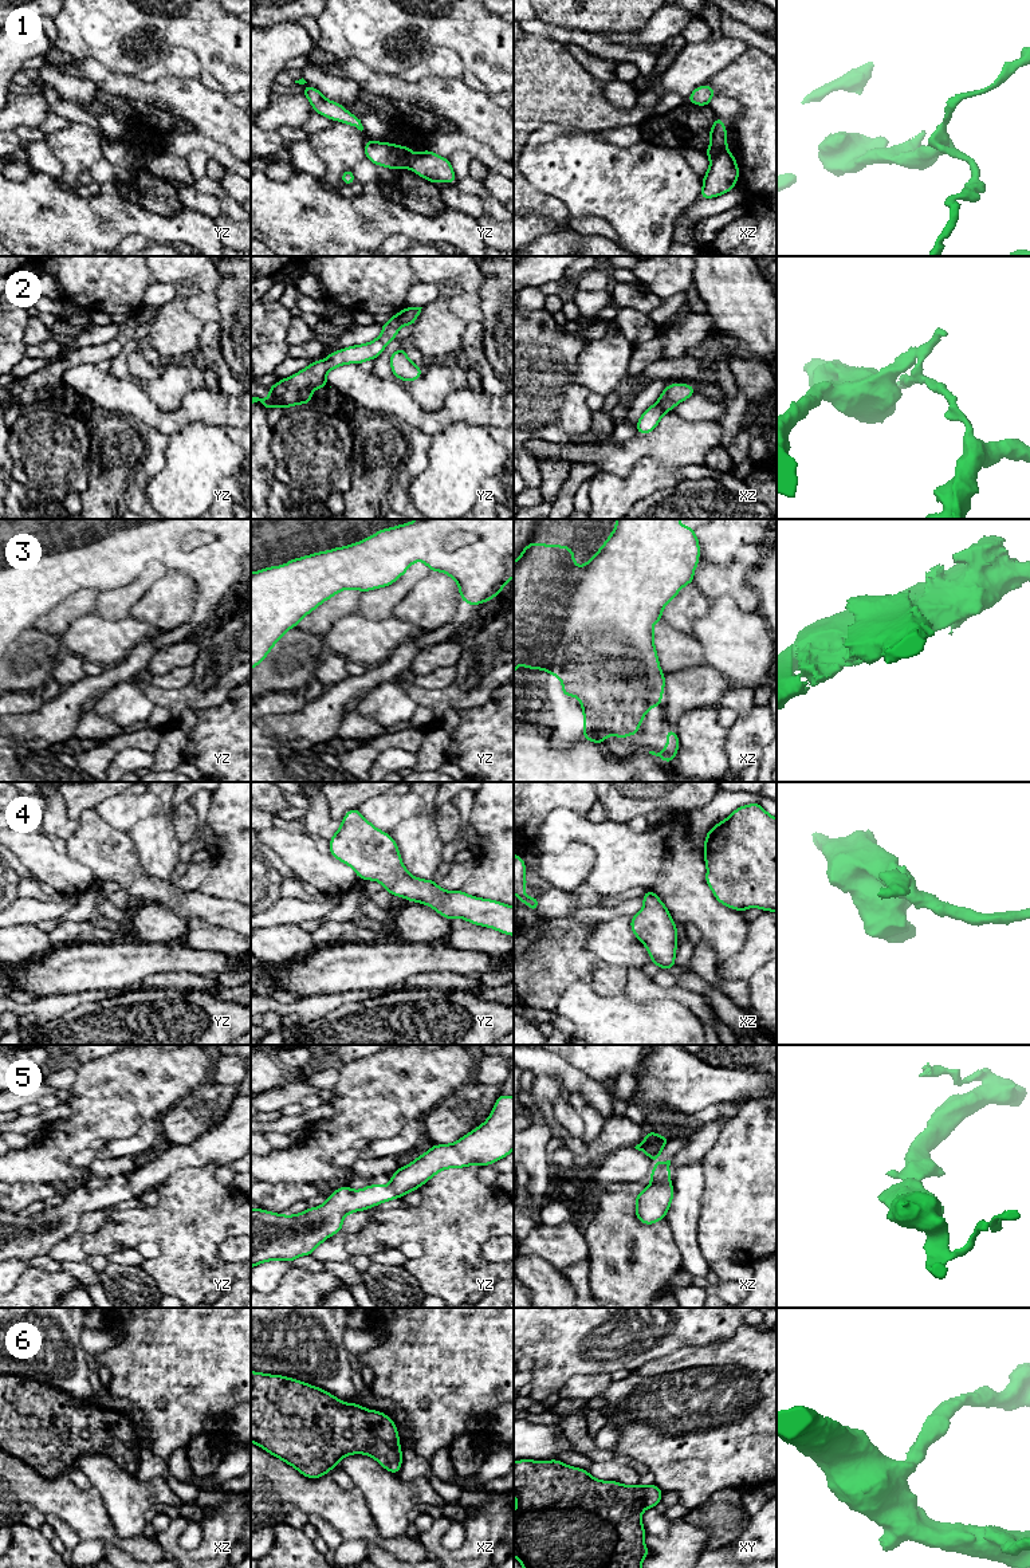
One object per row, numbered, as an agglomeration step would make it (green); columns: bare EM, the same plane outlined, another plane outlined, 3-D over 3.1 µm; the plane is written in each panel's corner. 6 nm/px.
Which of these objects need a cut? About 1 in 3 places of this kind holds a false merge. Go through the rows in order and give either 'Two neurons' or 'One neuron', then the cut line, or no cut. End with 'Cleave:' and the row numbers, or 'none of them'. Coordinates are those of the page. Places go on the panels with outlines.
1: Two neurons. Split along xz (727, 149), (711, 158)
2: Two neurons. Split along yz (398, 313), (403, 325)
3: One neuron. No split
4: One neuron. No split
5: One neuron. No split
6: One neuron. No split
Cleave: 1, 2

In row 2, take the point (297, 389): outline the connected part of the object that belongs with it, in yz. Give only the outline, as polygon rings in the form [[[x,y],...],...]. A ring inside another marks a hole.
[[[400,313],[381,325],[382,334],[369,343],[349,346],[338,351],[333,351],[322,361],[314,361],[303,370],[288,378],[282,378],[278,384],[268,386],[270,397],[259,398],[251,396],[251,405],[260,401],[267,410],[280,405],[288,406],[311,404],[312,390],[330,386],[326,376],[330,370],[346,365],[359,365],[367,359],[376,359],[390,341],[394,341],[400,327],[402,326]],[[330,386],[331,388],[331,386]]]

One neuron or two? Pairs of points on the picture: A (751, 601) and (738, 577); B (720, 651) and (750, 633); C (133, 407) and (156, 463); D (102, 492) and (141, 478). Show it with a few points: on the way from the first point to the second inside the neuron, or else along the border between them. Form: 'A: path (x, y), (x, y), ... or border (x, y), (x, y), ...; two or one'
A: path (746, 596), (738, 588), (738, 582); one
B: path (727, 649), (743, 640); one
C: border (150, 427), (168, 436); two
D: border (140, 463), (122, 498); two

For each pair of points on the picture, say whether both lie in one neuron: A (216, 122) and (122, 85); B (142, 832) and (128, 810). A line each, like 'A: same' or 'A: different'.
A: same
B: different

